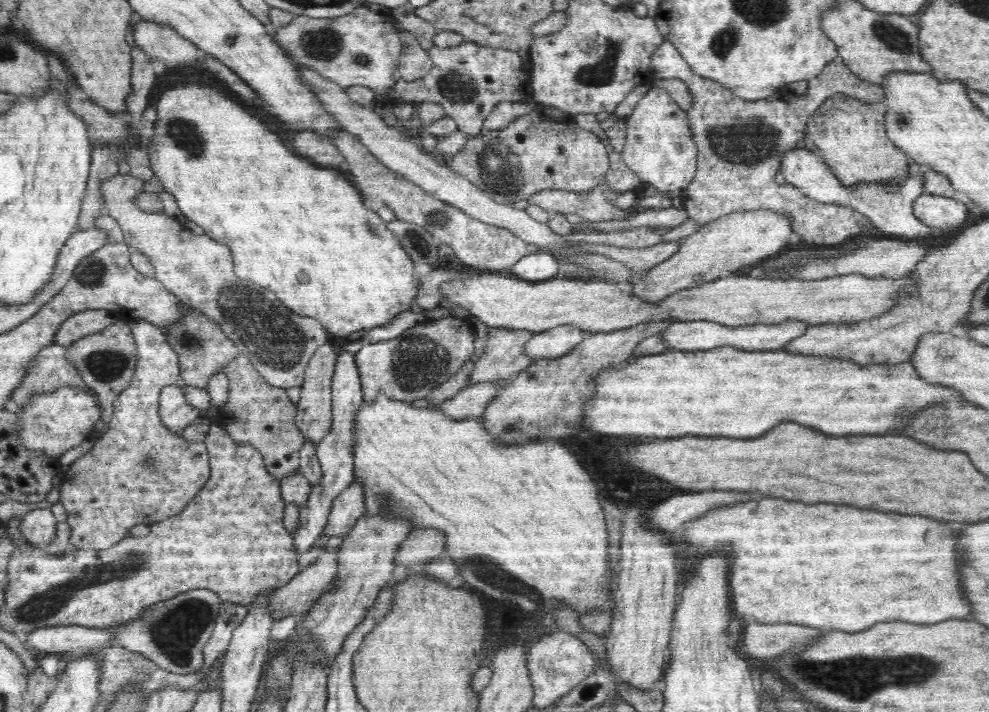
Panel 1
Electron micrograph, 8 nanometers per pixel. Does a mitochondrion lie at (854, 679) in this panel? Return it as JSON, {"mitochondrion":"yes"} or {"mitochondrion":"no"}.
{"mitochondrion":"yes"}

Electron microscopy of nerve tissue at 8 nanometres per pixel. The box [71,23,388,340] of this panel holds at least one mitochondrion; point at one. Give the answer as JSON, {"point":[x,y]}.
{"point":[324,45]}

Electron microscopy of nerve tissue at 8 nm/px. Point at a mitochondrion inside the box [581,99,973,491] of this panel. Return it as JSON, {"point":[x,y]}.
{"point":[754,140]}

